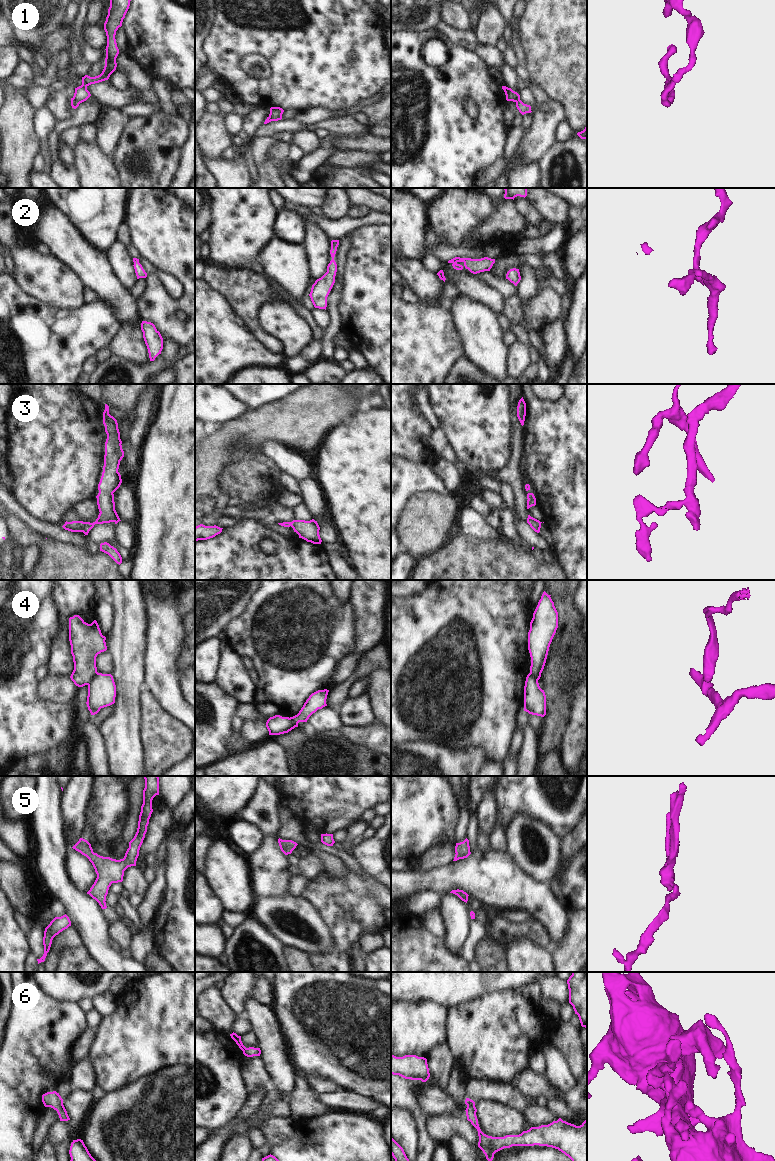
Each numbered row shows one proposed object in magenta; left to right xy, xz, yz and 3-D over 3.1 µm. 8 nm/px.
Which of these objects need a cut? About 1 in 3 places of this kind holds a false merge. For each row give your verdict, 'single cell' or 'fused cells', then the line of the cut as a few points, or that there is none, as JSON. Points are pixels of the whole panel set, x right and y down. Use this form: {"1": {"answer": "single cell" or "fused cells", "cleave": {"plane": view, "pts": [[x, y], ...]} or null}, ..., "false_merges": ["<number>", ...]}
{"1": {"answer": "fused cells", "cleave": {"plane": "yz", "pts": [[519, 98], [515, 101]]}}, "2": {"answer": "single cell", "cleave": null}, "3": {"answer": "single cell", "cleave": null}, "4": {"answer": "fused cells", "cleave": {"plane": "xy", "pts": [[97, 672], [88, 685]]}}, "5": {"answer": "single cell", "cleave": null}, "6": {"answer": "single cell", "cleave": null}, "false_merges": ["1", "4"]}

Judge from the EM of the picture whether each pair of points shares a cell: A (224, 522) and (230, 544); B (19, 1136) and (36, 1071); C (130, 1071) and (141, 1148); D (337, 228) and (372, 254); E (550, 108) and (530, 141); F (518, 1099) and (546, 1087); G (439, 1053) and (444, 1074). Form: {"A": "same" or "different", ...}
{"A": "different", "B": "same", "C": "different", "D": "different", "E": "same", "F": "different", "G": "same"}

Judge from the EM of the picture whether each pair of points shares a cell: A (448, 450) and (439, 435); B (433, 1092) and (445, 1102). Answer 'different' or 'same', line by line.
A: same
B: same

